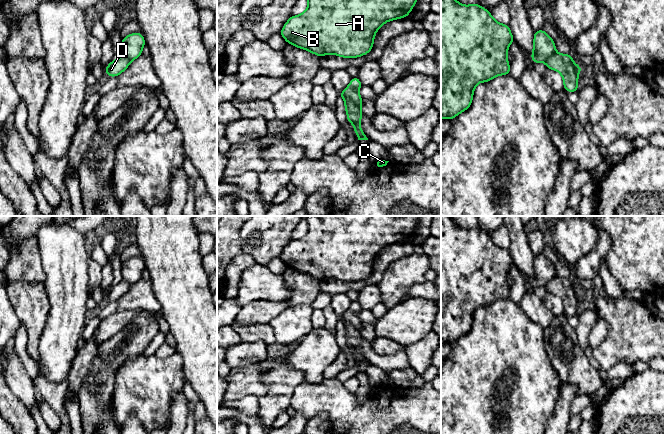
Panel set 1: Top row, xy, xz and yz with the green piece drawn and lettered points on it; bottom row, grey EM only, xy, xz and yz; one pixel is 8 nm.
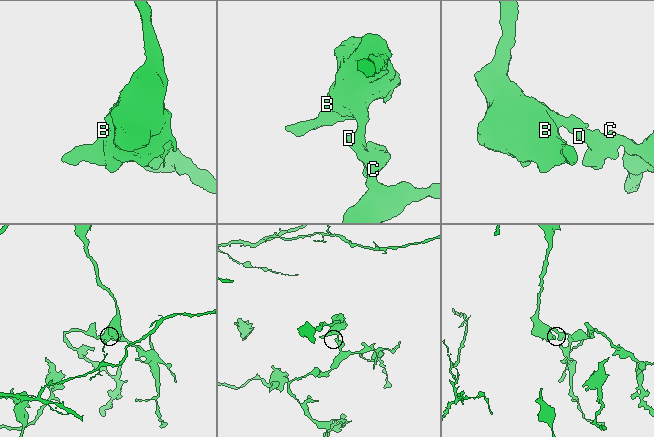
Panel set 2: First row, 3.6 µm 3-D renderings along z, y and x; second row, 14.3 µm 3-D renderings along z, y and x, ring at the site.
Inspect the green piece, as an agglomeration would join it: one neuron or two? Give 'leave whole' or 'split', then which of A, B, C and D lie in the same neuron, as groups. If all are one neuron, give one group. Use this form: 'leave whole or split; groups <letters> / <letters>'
split; groups A B / C D

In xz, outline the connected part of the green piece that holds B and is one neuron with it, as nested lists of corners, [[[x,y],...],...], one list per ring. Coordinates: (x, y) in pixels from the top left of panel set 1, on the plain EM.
[[[308,216],[307,233],[300,239],[291,240],[279,258],[287,267],[320,281],[334,278],[343,282],[357,282],[372,274],[375,258],[383,248],[408,241],[419,218],[420,216]]]

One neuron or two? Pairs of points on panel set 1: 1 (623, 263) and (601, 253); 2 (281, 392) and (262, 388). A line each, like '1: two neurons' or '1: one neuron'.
1: two neurons
2: two neurons

